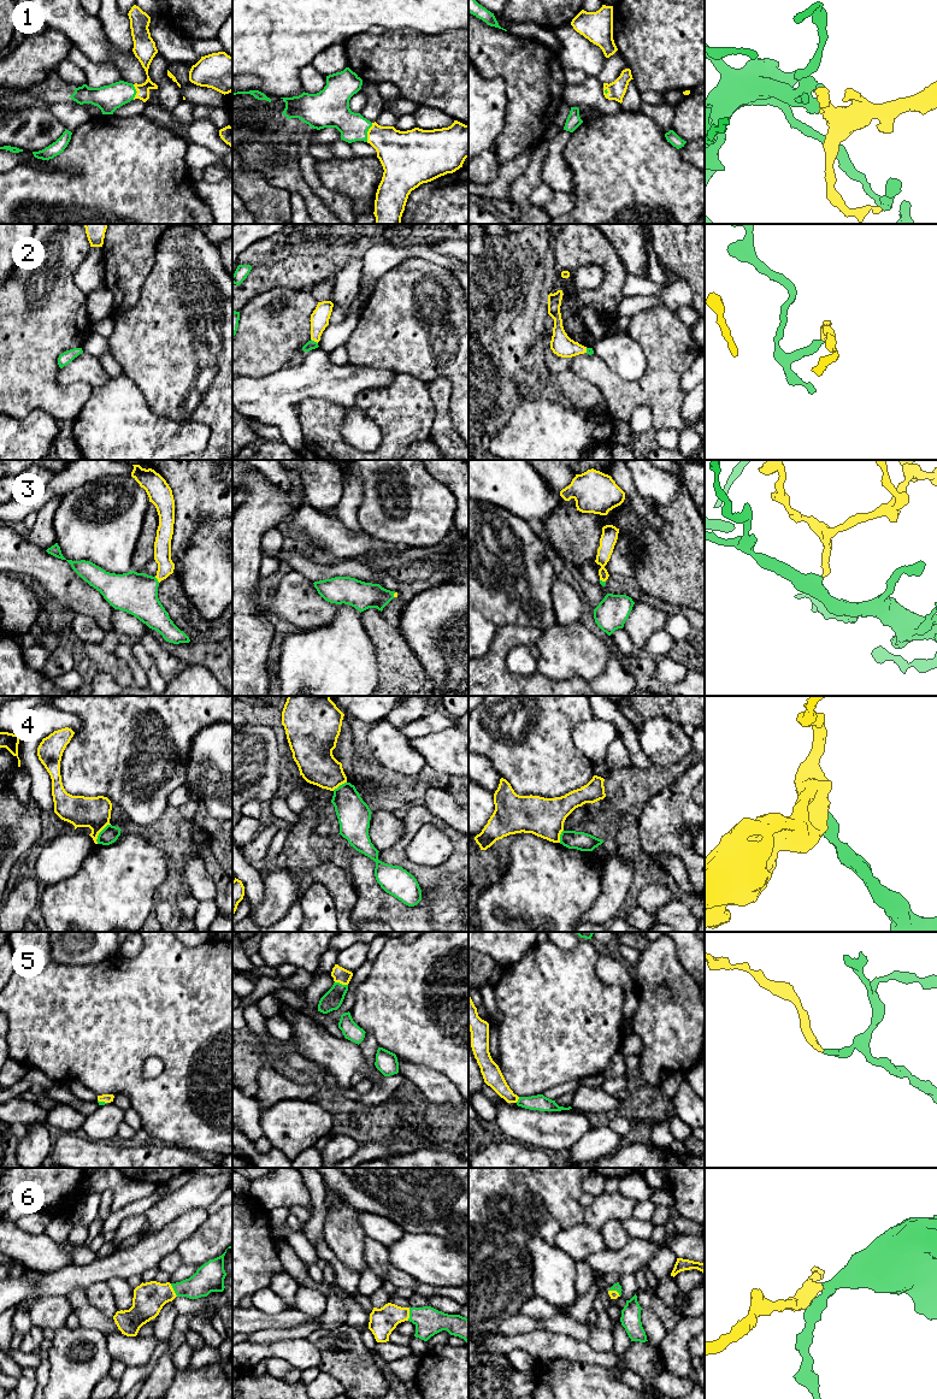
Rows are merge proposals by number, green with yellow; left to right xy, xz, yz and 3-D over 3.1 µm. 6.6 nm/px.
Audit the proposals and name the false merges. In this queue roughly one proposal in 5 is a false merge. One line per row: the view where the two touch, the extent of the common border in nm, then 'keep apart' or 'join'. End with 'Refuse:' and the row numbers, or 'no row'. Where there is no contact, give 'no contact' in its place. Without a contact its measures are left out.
1: xz | 130 nm | join
2: xz | 60 nm | join
3: xy | 50 nm | join
4: xy | 160 nm | keep apart
5: xz | 90 nm | join
6: xy | 100 nm | join
Refuse: 4

